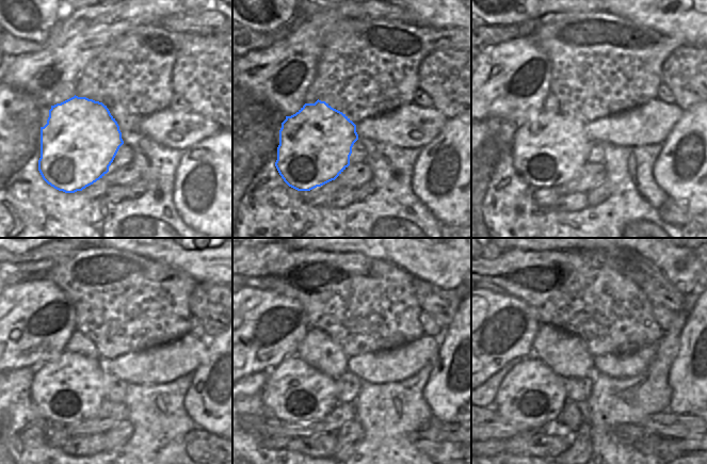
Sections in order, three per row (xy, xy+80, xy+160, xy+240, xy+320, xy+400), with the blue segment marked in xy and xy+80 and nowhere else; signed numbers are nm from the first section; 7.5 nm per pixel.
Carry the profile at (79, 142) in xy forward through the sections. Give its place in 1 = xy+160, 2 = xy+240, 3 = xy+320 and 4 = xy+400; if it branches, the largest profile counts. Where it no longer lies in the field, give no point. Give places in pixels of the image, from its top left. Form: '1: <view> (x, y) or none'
1: xy+160 (549, 152)
2: xy+240 (69, 389)
3: xy+320 (294, 390)
4: xy+400 (531, 395)

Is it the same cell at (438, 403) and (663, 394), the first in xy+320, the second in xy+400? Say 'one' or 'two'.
two

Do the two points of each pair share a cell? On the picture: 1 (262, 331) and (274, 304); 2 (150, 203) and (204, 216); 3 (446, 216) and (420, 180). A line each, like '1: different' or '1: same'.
1: same
2: different
3: same

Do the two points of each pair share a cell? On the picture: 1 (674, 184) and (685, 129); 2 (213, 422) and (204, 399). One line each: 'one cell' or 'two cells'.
1: one cell
2: one cell

